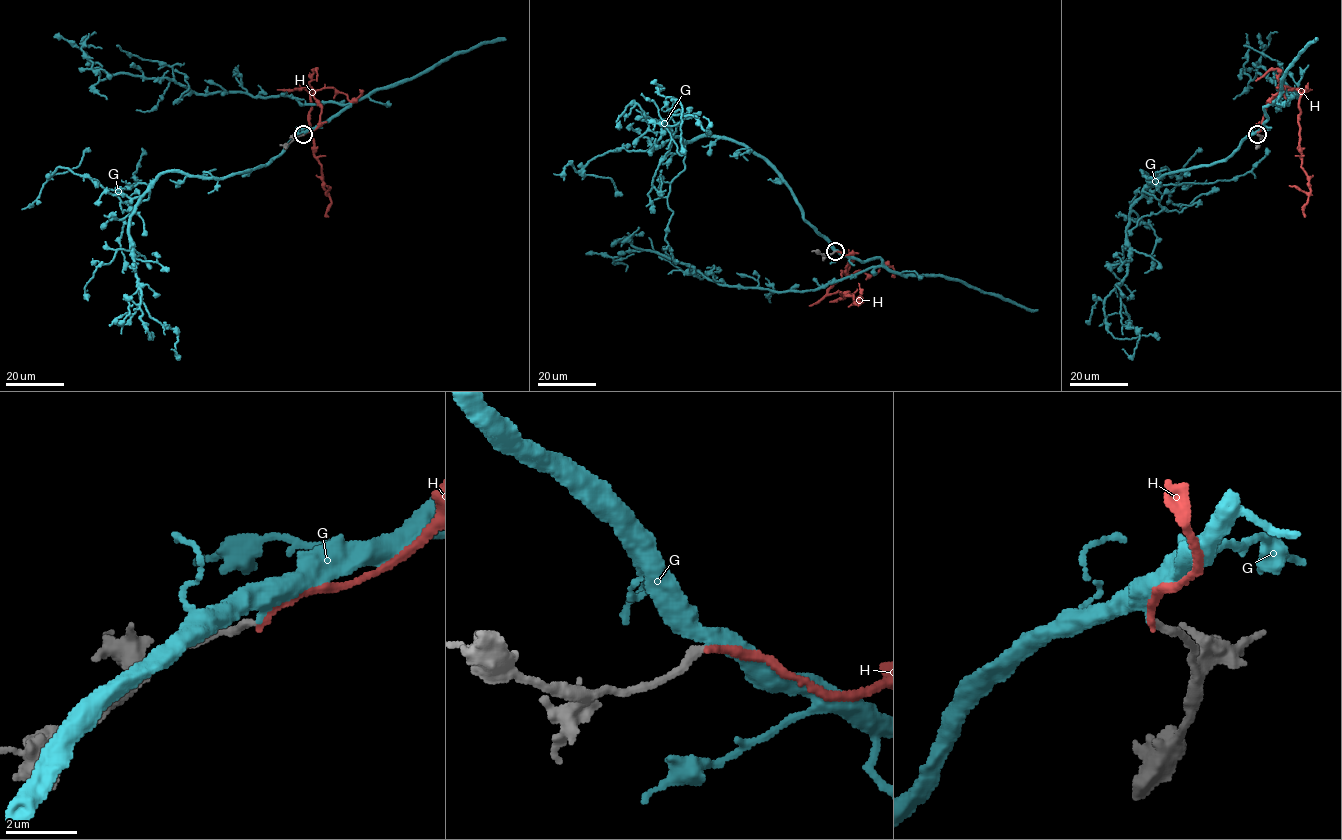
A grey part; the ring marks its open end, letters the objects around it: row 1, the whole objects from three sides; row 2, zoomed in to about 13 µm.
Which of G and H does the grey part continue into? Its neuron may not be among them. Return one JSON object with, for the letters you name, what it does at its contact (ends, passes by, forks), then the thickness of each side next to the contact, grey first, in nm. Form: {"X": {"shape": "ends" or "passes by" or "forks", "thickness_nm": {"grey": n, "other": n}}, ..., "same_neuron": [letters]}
{"G": {"shape": "ends", "thickness_nm": {"grey": 240, "other": 380}}, "same_neuron": ["G"]}

